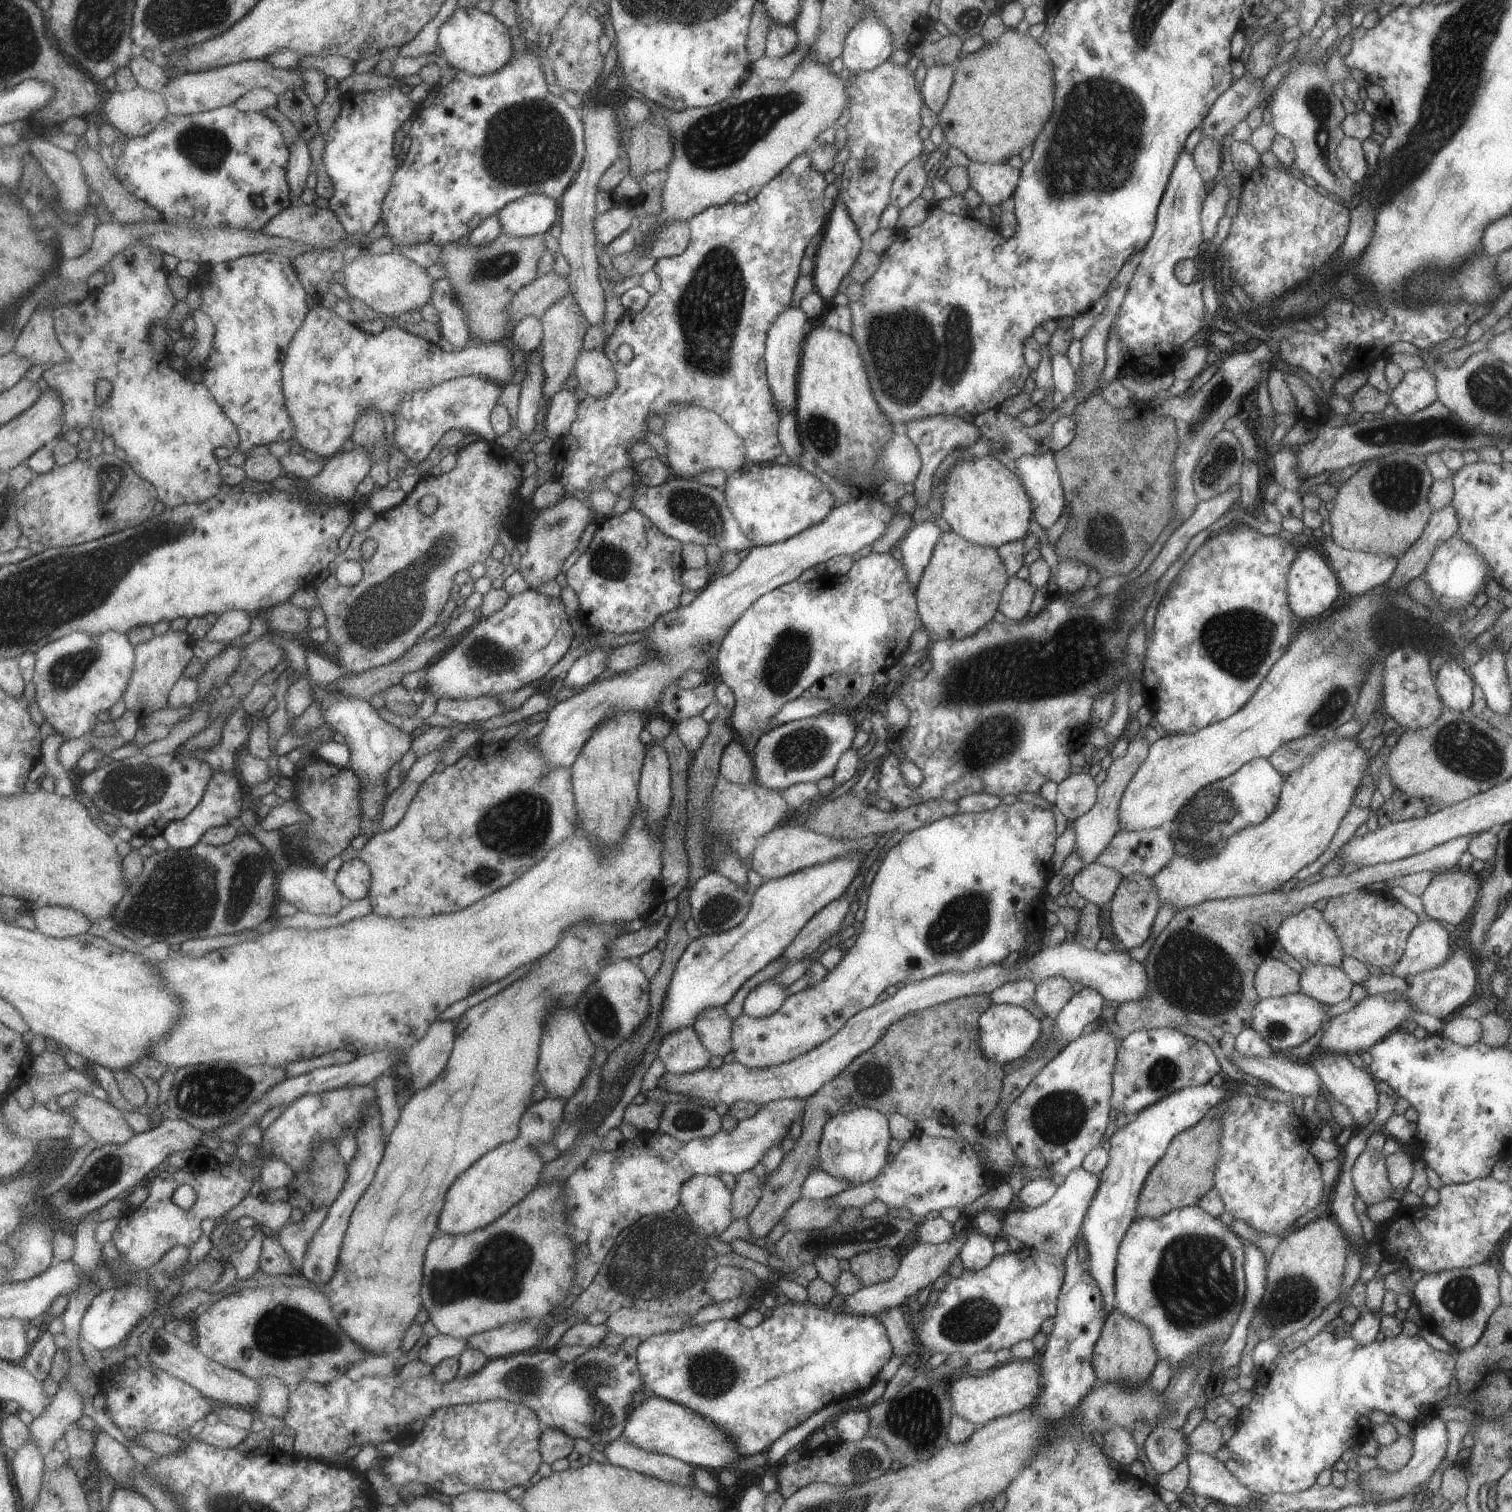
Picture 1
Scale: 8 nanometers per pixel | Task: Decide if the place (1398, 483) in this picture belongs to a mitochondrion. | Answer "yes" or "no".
yes

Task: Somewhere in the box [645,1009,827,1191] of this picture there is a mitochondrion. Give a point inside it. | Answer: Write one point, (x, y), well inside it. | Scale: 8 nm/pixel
(684, 1119)

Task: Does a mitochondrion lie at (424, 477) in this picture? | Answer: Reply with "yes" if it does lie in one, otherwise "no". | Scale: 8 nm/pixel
no

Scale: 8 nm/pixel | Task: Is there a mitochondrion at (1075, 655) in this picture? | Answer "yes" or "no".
yes

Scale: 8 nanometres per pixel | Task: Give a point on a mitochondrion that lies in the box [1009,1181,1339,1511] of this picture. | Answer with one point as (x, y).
(1195, 1283)

